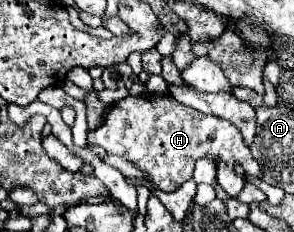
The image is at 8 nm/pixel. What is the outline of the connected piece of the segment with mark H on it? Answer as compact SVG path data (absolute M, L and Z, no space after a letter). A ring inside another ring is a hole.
M126 96L124 100L110 106L104 116L104 122L88 132L88 142L106 150L106 154L122 156L128 162L136 164L154 180L154 184L164 192L174 192L186 180L192 178L194 164L200 158L208 158L212 162L224 162L234 168L240 164L246 176L260 178L260 166L252 158L250 148L244 144L240 130L230 122L224 122L216 116L200 114L192 110L172 96L158 96L160 100L152 100L148 96Z

